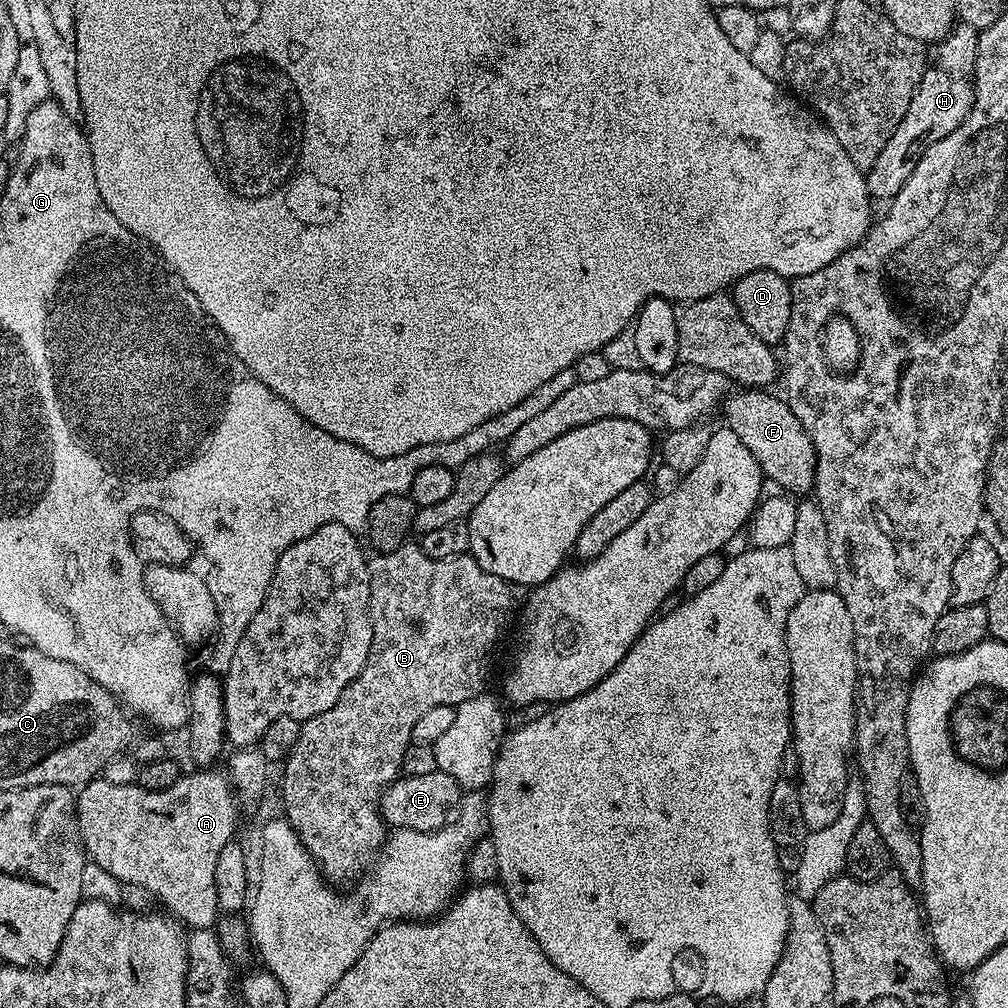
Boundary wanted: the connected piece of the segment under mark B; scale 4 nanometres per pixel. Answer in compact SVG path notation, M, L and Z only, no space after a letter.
M409 542L403 544L398 550L373 555L368 561L368 573L370 574L372 641L370 642L370 654L366 658L366 666L362 666L358 678L354 678L354 682L350 682L350 686L342 690L338 702L334 702L330 710L301 723L298 742L294 742L294 750L282 764L285 812L283 815L291 824L292 829L299 834L300 841L304 843L312 859L316 861L325 881L332 886L341 886L340 884L346 883L347 880L359 881L360 877L365 875L370 861L383 849L386 825L384 817L380 814L380 796L384 792L384 787L401 775L402 754L406 754L409 744L413 743L412 735L418 718L422 718L426 710L434 710L434 706L455 706L485 691L484 671L488 668L488 655L491 654L492 647L495 646L496 639L499 638L500 631L503 630L504 623L508 620L508 611L512 608L513 589L508 581L482 570L482 566L478 566L478 562L471 554L450 558L430 558L420 549L419 543Z

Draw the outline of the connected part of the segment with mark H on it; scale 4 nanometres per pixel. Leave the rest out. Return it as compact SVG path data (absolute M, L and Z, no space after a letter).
M957 23L948 36L933 43L927 49L927 64L917 92L910 100L910 106L897 128L890 134L889 141L866 172L868 194L873 201L891 202L906 186L906 178L914 174L914 166L934 146L934 142L942 142L970 114L976 93L976 51L980 32L963 23Z

